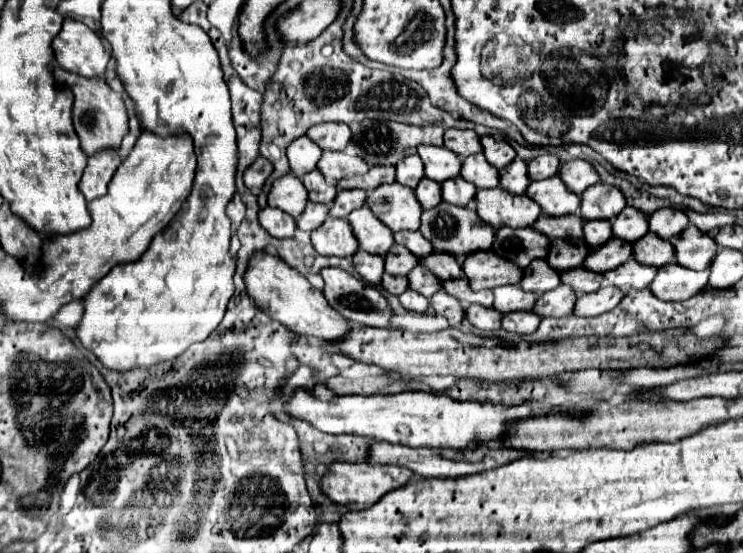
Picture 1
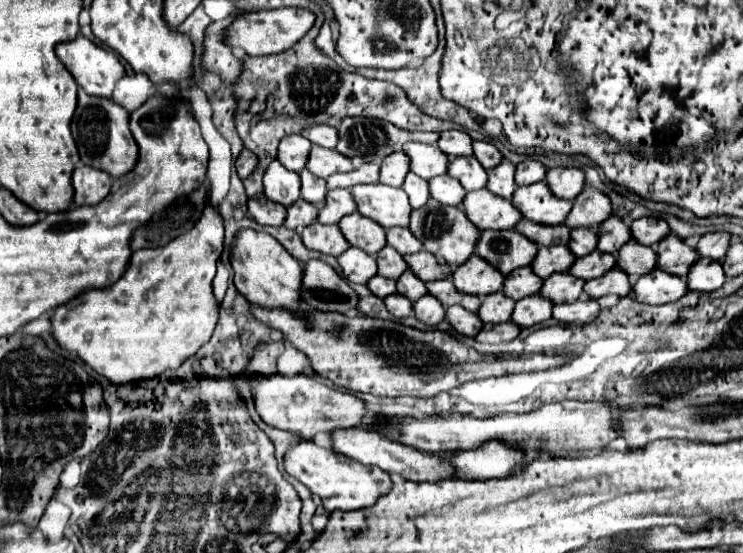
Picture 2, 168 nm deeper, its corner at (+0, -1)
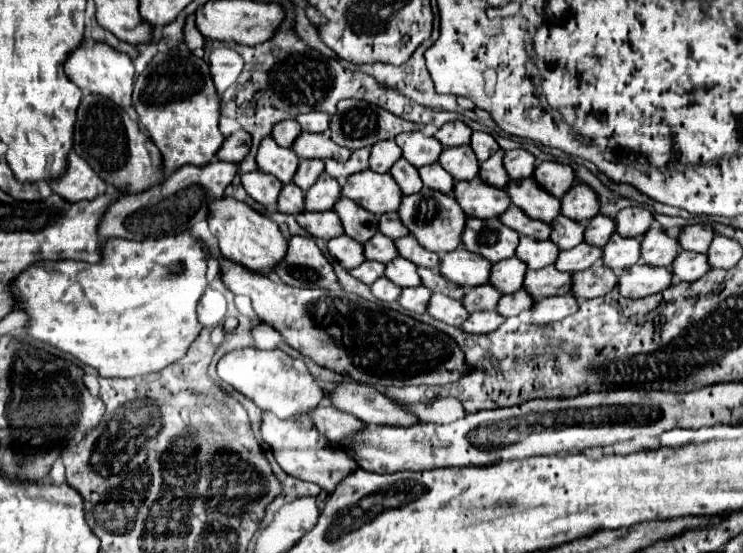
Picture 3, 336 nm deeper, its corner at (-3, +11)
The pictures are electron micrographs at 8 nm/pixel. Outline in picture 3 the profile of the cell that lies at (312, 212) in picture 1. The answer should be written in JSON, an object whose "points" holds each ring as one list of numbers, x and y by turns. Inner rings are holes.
{"points":[[293,182,285,184,281,188,281,196,277,200,277,210,283,214,299,214,305,208,305,196,303,190,297,188]]}

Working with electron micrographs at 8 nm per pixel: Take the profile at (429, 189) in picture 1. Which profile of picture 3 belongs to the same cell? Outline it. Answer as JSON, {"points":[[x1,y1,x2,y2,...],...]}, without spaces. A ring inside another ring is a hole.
{"points":[[399,158,399,160,391,166,389,174,393,176,393,180,397,180,397,184,399,184,399,188,401,188,403,194,413,194,413,192,419,192,419,190,423,188,417,168,411,166,405,158]]}

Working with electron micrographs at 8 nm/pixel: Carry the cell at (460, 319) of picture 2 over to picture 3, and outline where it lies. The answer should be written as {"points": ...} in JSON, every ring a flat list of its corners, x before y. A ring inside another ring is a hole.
{"points":[[433,294,429,304,427,304,427,314,439,322,451,324,451,326,461,326,463,320,469,316,469,312,459,304,457,300,445,296,445,294]]}

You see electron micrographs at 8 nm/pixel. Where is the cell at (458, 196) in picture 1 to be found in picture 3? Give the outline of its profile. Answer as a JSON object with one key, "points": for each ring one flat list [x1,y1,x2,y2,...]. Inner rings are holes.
{"points":[[439,162,421,166,419,176,421,176,425,188,433,188,439,192,451,192,451,188,453,188,453,176,447,170,443,170]]}

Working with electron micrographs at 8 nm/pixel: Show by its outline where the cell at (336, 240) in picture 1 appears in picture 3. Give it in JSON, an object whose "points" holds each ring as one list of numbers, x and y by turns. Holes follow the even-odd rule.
{"points":[[305,210,305,212,297,214,297,222,313,238,331,240,331,238,343,234,341,220,339,220,339,216,333,210,329,210,329,212,309,212,309,210]]}

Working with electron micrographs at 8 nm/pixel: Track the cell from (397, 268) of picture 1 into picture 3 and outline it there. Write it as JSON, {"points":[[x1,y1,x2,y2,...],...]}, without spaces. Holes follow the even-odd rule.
{"points":[[379,232,373,236,373,240,367,240,363,246,365,246,365,260,377,260,387,264,397,256,397,248,393,240,389,240,387,236,381,236]]}

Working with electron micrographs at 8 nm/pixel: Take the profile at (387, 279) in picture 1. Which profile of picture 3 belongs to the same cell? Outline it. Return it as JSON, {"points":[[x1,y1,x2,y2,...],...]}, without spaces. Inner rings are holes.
{"points":[[365,260,361,266,349,270,349,274,365,284,373,284,377,278,383,276,383,270,385,270,385,264,377,264,377,262,369,262]]}

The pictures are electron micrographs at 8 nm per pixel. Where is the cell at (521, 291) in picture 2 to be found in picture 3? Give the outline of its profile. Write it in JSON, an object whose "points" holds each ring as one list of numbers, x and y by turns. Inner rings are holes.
{"points":[[517,258,501,260,493,264,493,272,489,274,489,284,495,284,495,288,503,294,511,294,521,290,523,278,525,278,525,264]]}

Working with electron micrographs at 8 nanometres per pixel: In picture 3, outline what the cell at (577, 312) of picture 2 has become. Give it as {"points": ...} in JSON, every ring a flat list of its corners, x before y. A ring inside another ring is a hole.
{"points":[[553,296,549,300,537,300,531,308,531,324,551,324,577,312,577,300,569,296]]}

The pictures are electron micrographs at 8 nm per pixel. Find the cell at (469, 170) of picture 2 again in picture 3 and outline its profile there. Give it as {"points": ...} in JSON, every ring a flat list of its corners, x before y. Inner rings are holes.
{"points":[[455,146,455,148,443,148,439,156,439,164,451,172,457,180,471,180,479,172,479,160,473,154,471,146]]}

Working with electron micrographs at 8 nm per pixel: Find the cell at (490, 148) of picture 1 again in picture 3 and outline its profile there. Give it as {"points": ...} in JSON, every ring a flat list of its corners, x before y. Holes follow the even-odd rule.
{"points":[[473,132,471,136,471,148,475,152,475,156,479,158,479,162,487,160,493,152,499,150,499,144,495,142,495,138,487,132]]}

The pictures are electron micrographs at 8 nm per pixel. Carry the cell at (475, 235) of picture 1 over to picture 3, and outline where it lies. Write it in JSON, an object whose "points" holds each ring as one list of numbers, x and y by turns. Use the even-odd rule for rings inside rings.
{"points":[[423,188,421,192,403,196,401,208,397,208,397,214,401,216,401,222,409,228,409,232,417,238,417,242,429,250,443,256,445,252,451,252,459,248,461,244,461,232,465,226,465,212,461,212,459,204,453,200,451,194,443,194,437,190]]}

